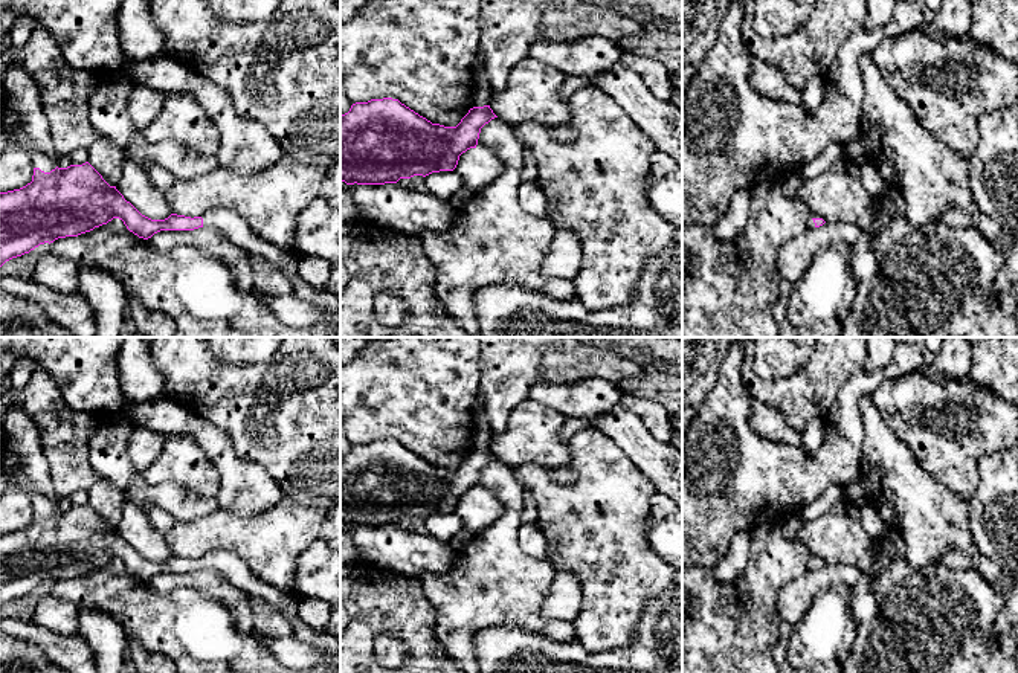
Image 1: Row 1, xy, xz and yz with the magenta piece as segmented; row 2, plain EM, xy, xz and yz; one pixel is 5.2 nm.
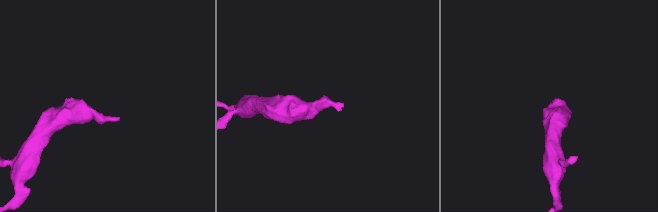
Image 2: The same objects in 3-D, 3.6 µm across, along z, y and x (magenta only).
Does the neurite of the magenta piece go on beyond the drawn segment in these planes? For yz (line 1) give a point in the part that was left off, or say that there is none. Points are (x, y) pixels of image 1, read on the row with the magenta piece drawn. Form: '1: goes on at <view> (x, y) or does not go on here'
1: goes on at yz (811, 223)

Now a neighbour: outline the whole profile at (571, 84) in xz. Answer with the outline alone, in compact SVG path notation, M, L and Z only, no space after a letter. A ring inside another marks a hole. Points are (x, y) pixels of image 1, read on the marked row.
M568 76L560 89L560 96L565 101L569 101L569 98L581 87L592 85L592 81L589 78L583 76Z

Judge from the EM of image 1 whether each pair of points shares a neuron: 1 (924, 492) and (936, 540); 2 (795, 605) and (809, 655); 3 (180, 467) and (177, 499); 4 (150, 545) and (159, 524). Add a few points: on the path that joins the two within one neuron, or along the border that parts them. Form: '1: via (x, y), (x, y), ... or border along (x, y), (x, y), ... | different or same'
1: via (924, 504), (924, 511), (931, 519), (931, 528) | same
2: border along (821, 591), (794, 626) | different
3: border along (144, 478), (179, 483), (191, 493), (212, 496) | different
4: border along (141, 505), (148, 522), (164, 536) | different

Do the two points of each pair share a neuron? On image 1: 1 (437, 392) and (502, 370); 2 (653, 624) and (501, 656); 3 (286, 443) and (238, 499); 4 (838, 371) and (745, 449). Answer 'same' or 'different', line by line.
1: different
2: same
3: different
4: different

